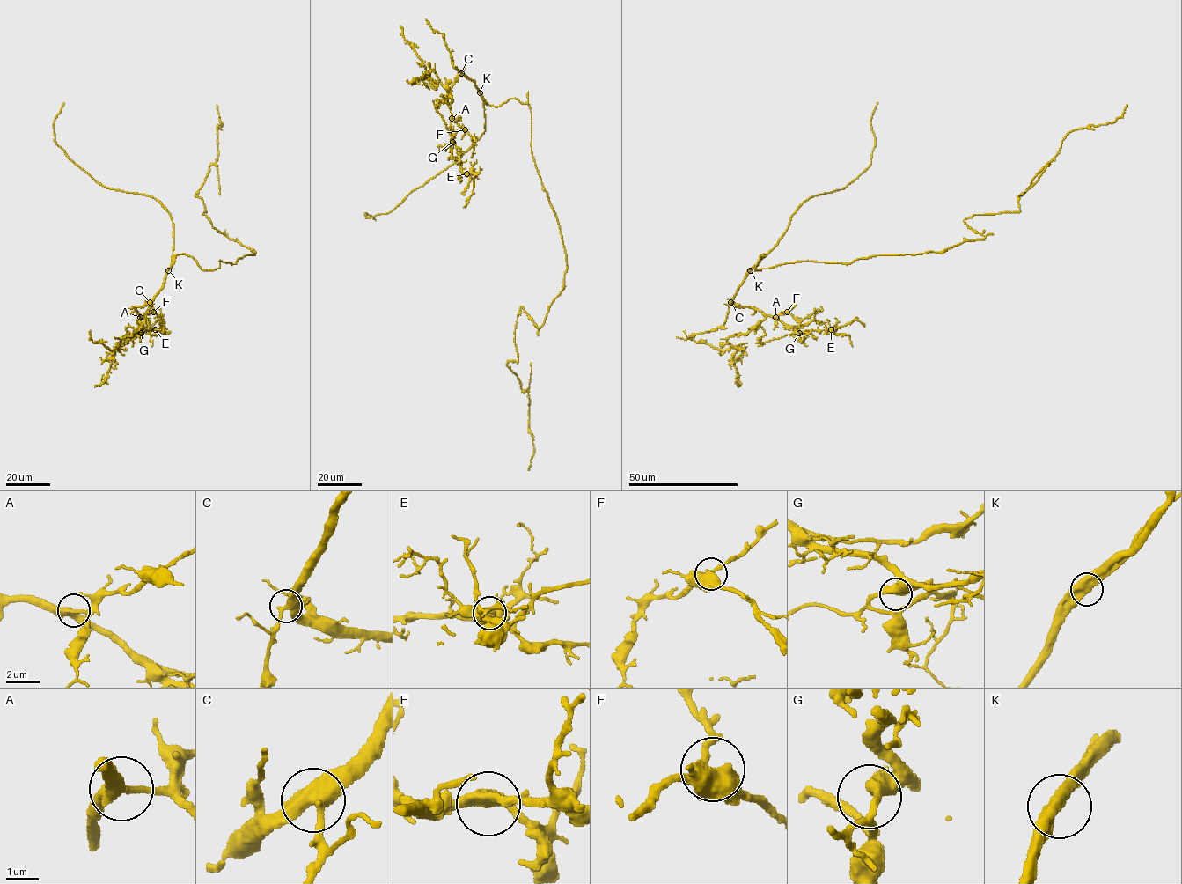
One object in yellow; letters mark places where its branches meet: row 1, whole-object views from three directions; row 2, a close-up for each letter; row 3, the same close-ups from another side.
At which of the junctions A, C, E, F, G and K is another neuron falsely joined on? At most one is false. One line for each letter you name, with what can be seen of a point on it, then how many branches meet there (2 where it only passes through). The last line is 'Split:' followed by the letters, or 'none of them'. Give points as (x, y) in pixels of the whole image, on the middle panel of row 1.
Split: none of them

